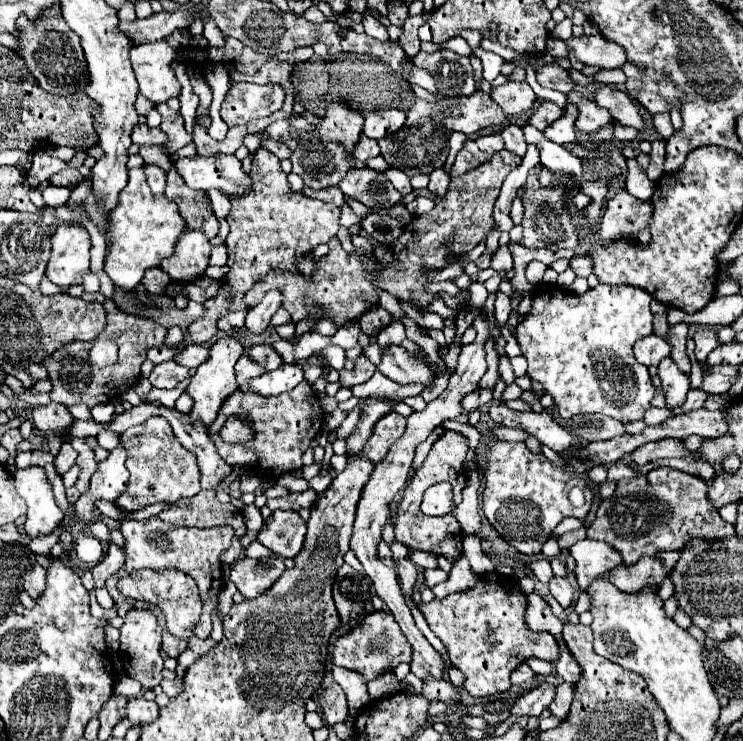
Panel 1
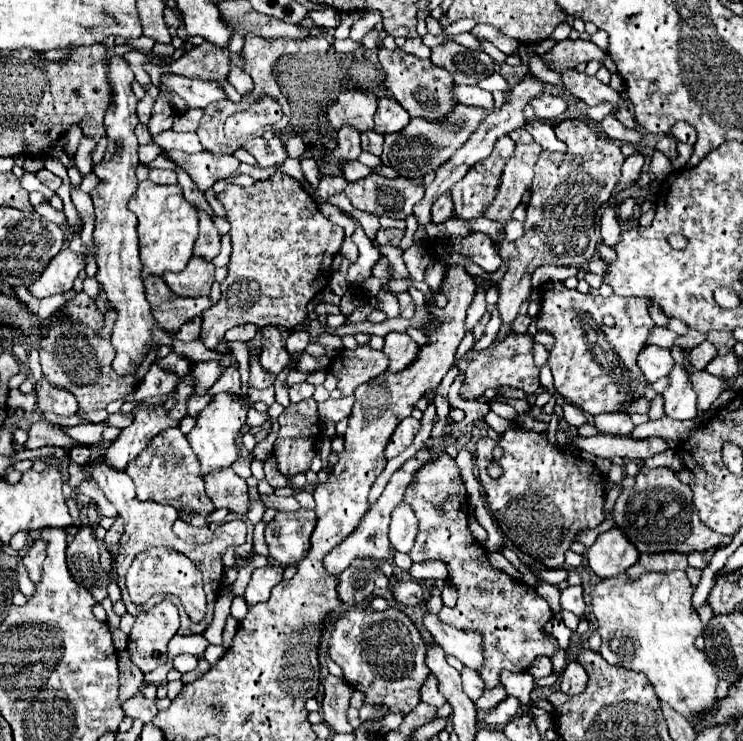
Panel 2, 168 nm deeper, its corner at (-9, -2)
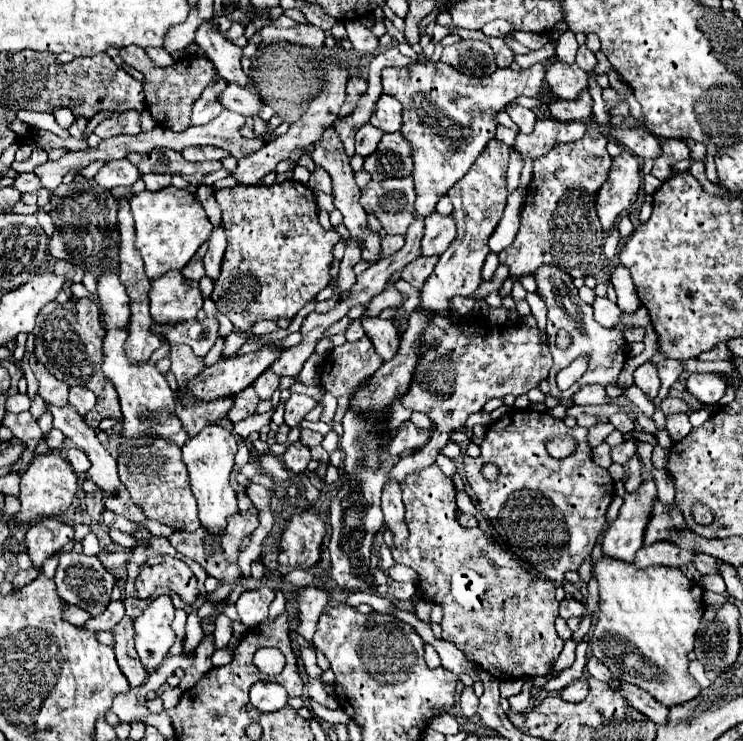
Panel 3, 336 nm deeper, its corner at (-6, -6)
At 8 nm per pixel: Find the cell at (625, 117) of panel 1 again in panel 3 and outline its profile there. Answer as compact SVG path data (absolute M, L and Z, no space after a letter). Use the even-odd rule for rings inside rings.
M554 60L550 72L546 72L546 82L552 88L554 96L562 100L578 100L580 94L588 88L588 74L576 64L564 64Z

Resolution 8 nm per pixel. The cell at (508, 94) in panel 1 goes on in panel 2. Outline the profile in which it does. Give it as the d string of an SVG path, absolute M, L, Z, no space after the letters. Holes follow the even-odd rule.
M545 92L539 98L531 100L531 106L535 108L535 114L541 120L555 120L567 110L567 102L563 98L559 98L559 96L549 94L549 92Z

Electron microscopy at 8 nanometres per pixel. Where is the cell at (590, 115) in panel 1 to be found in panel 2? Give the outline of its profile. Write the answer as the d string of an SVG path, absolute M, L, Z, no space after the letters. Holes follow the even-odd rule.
M609 114L601 120L601 126L603 126L603 132L611 138L611 140L621 140L621 142L631 142L631 144L639 144L643 140L643 134L639 130L629 130L625 128L617 118L615 114Z

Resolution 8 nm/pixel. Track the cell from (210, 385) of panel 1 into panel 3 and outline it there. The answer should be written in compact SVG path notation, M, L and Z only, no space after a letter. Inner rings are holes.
M218 422L204 426L196 436L192 436L182 446L182 458L188 466L192 492L194 492L194 498L198 502L200 522L212 534L222 532L226 528L226 518L238 510L236 494L230 486L230 472L232 472L232 466L234 466L236 452L238 452L236 436Z

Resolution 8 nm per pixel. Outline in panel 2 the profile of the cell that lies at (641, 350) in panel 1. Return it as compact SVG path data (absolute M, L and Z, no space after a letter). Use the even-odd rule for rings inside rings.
M645 346L637 358L637 366L641 368L641 372L649 384L653 384L655 380L659 380L663 376L669 376L673 364L675 362L671 358L671 352L667 348L659 348L659 346Z

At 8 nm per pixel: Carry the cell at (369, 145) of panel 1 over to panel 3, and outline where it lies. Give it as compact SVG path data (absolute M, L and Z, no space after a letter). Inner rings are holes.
M364 124L358 132L356 132L356 154L360 156L370 156L376 148L378 148L378 142L382 138L382 130L374 128L372 124Z

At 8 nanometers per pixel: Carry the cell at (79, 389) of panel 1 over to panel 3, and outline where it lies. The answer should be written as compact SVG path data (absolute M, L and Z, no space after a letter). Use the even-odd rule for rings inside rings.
M82 298L78 302L68 300L66 304L58 304L56 300L46 304L36 320L36 358L46 366L50 374L68 386L84 386L96 394L96 406L84 416L90 428L98 428L104 418L122 418L118 396L114 386L102 376L102 318L100 308L94 300Z

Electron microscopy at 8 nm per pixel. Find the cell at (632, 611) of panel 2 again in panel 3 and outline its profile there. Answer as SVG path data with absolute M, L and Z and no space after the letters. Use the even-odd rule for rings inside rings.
M602 558L594 566L594 576L598 580L600 608L598 608L598 622L594 628L594 636L590 640L592 654L602 664L606 664L614 676L644 688L666 708L694 700L702 688L688 672L688 664L690 664L688 652L694 648L700 618L704 614L702 586L690 582L680 568L650 566L638 570L634 568L634 564L622 564L620 560L606 560L606 558Z

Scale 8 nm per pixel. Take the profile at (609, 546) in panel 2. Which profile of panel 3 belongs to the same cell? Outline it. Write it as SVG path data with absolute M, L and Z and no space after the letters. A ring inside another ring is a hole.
M644 480L634 494L626 494L616 522L608 526L602 540L604 556L612 560L632 562L642 548L642 528L646 528L646 512L656 496L654 480Z

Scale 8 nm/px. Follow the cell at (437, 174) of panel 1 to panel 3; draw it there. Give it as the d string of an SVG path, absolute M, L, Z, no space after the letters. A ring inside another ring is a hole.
M430 214L426 218L426 232L422 238L422 254L424 256L432 256L432 254L442 254L448 244L454 240L456 236L456 222L452 218L452 214L444 216L444 214Z

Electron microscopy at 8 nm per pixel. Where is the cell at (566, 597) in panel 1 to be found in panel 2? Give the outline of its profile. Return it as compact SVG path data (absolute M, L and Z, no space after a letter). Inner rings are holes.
M569 586L561 592L561 606L563 610L573 612L575 616L583 616L585 602L583 602L583 588L581 586Z

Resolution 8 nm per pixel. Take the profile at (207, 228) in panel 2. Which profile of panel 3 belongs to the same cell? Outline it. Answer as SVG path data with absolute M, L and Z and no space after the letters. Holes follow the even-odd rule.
M202 244L202 246L198 248L198 252L192 256L190 264L186 264L186 268L182 268L182 274L184 274L188 280L200 280L200 278L206 274L204 264L202 264L202 258L204 258L206 250L208 250L208 244Z

